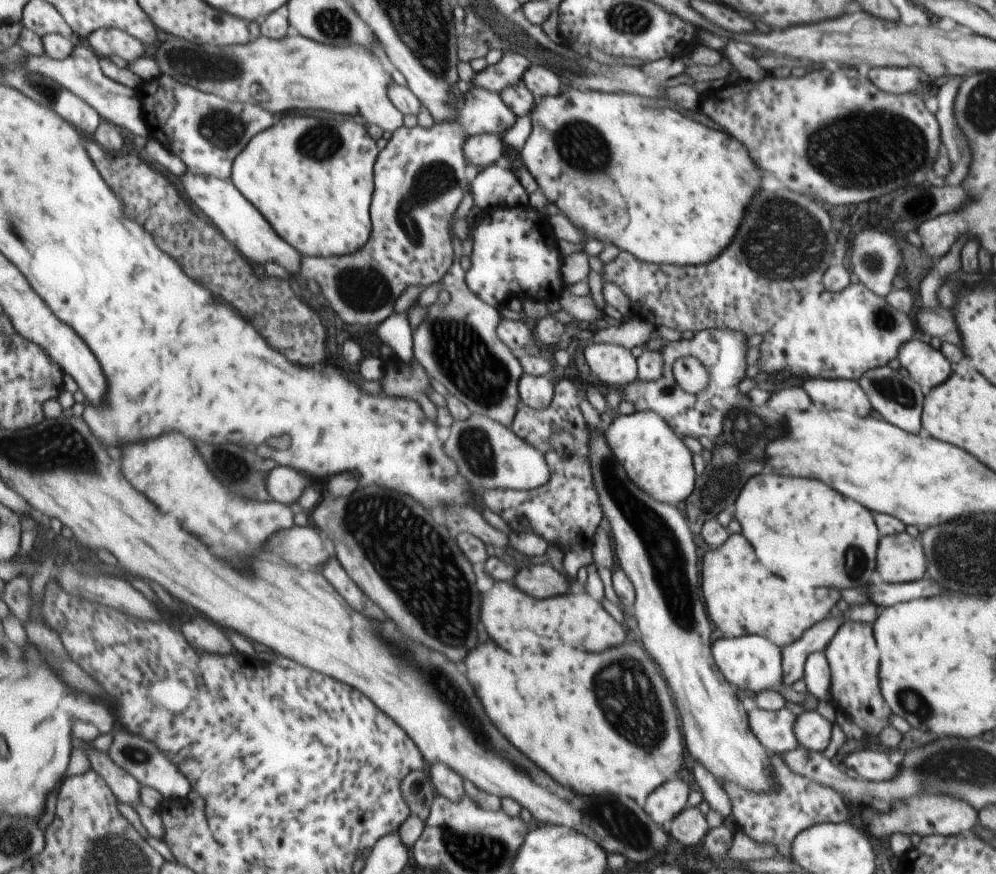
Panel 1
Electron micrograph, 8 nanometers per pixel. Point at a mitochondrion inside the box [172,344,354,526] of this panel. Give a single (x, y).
(230, 477)

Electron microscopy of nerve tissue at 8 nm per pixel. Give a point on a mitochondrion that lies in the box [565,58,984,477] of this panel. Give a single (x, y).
(842, 149)

